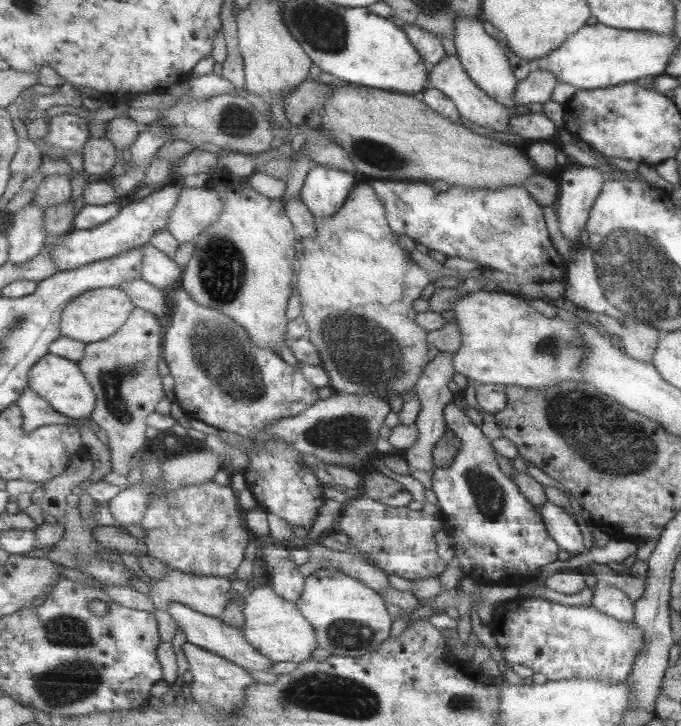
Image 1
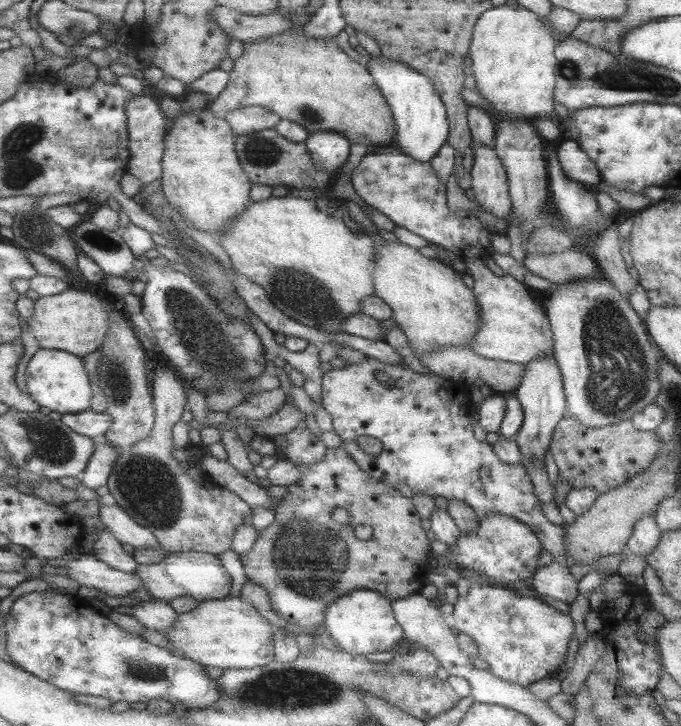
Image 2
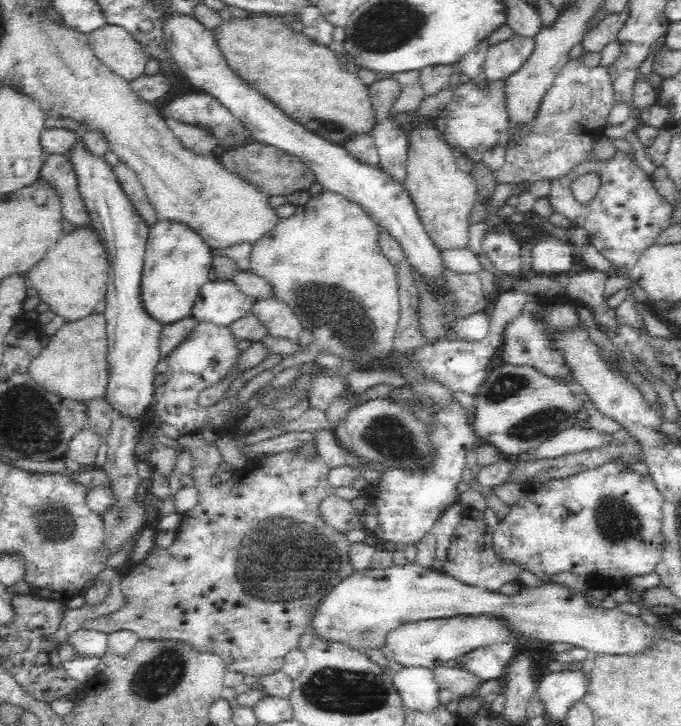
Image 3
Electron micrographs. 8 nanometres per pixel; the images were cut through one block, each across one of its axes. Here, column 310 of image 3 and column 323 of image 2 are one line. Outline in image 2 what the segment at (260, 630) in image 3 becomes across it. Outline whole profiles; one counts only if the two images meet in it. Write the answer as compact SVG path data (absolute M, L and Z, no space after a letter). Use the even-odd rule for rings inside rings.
M344 446L329 448L327 455L322 462L313 465L295 464L295 466L299 466L299 470L301 470L301 474L303 474L303 479L301 479L301 481L293 482L287 487L287 494L279 500L279 509L275 510L275 521L259 532L255 543L248 552L239 555L242 564L244 565L246 578L265 588L270 596L273 610L278 616L285 621L309 628L312 632L317 633L319 629L324 629L326 612L328 611L329 605L342 596L349 594L349 592L359 589L369 589L384 593L390 599L395 600L419 593L425 584L430 584L429 574L434 573L434 570L431 569L431 557L433 556L431 554L432 539L427 538L427 531L423 528L421 513L418 512L412 498L407 498L407 496L404 496L397 488L389 486L389 483L386 483L384 480L379 480L375 478L375 476L371 476L369 472L365 472L365 469L357 464L357 460L354 460L349 456L349 452L345 450ZM336 508L343 508L350 514L347 524L341 525L341 523L337 523L331 518L332 509ZM363 524L368 524L373 530L372 537L367 541L360 540L357 538L357 534L355 534L357 526L363 526Z

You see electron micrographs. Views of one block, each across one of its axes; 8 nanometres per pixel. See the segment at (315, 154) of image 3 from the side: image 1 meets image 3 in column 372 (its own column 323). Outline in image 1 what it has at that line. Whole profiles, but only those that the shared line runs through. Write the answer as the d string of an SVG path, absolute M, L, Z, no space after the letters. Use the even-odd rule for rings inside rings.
M313 165L306 175L300 197L316 218L333 218L362 180L363 177L354 172Z

